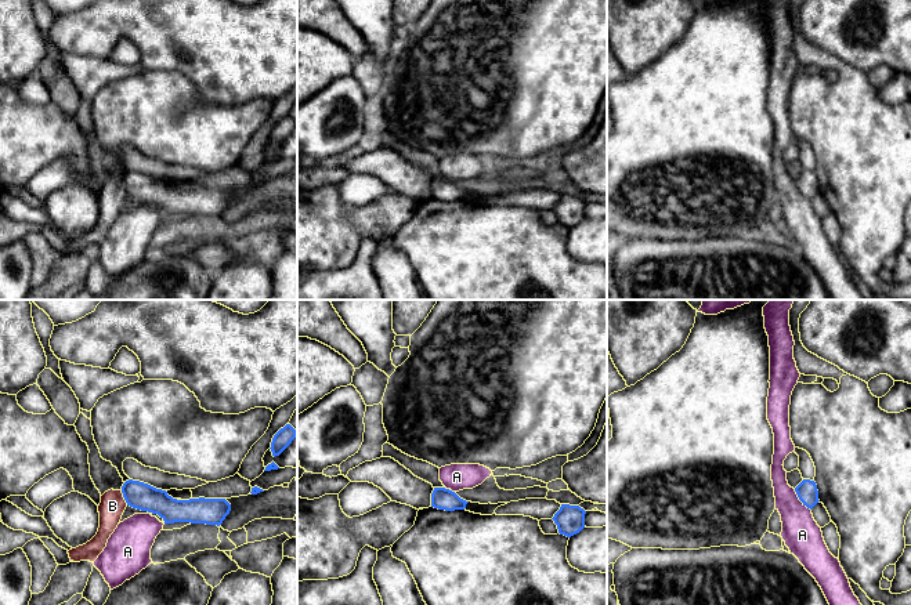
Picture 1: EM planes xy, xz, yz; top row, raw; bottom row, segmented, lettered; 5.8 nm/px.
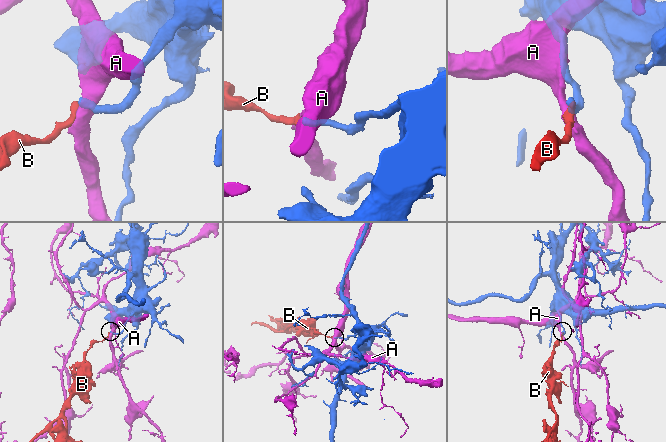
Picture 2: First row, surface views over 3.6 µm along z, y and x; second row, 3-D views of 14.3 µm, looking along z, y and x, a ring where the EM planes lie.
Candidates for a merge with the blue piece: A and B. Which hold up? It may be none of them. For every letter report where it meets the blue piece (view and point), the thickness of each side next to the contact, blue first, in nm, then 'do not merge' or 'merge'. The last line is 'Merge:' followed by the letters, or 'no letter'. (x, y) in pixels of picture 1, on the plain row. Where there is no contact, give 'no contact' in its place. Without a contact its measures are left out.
A: meets blue in yz at (801, 191); 120 nm thick on the blue side, 220 nm on the other; do not merge
B: meets blue in xy at (123, 187); 160 nm thick on the blue side, 150 nm on the other; do not merge
Merge: no letter

